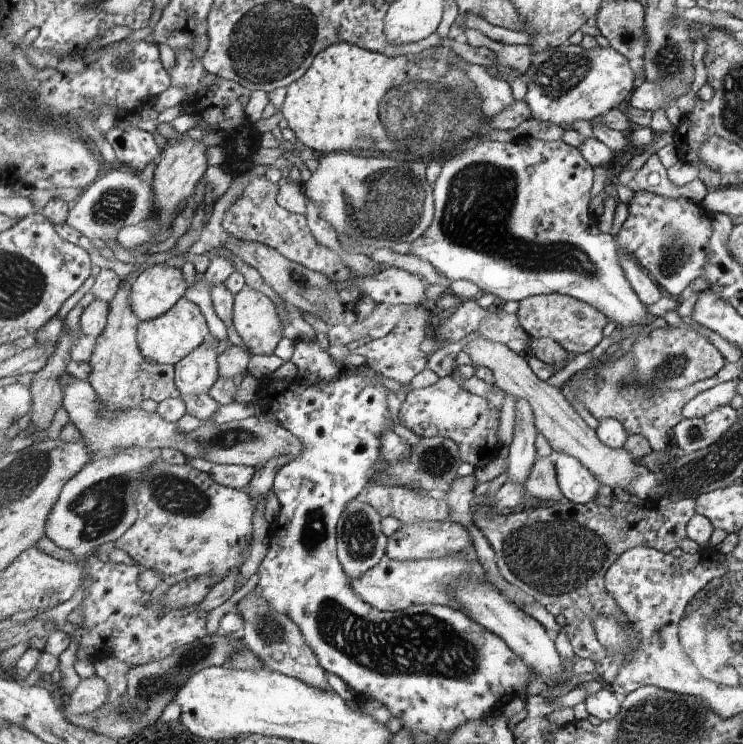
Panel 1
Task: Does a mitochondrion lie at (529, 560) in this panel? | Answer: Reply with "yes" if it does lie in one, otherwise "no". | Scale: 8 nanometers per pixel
yes

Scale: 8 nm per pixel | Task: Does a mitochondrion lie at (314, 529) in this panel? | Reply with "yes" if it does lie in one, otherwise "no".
yes

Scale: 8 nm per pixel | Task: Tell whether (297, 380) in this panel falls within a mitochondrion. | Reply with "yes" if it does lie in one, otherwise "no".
no

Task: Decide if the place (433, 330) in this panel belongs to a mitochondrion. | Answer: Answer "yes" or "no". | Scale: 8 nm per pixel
no

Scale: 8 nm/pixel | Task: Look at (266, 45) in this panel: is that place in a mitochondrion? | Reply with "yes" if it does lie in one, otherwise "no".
yes

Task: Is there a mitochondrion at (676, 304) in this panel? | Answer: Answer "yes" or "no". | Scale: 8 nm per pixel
no

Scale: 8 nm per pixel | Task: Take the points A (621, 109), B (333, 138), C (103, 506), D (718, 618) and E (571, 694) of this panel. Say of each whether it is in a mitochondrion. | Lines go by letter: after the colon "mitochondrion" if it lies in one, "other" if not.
A: other
B: other
C: mitochondrion
D: mitochondrion
E: other

